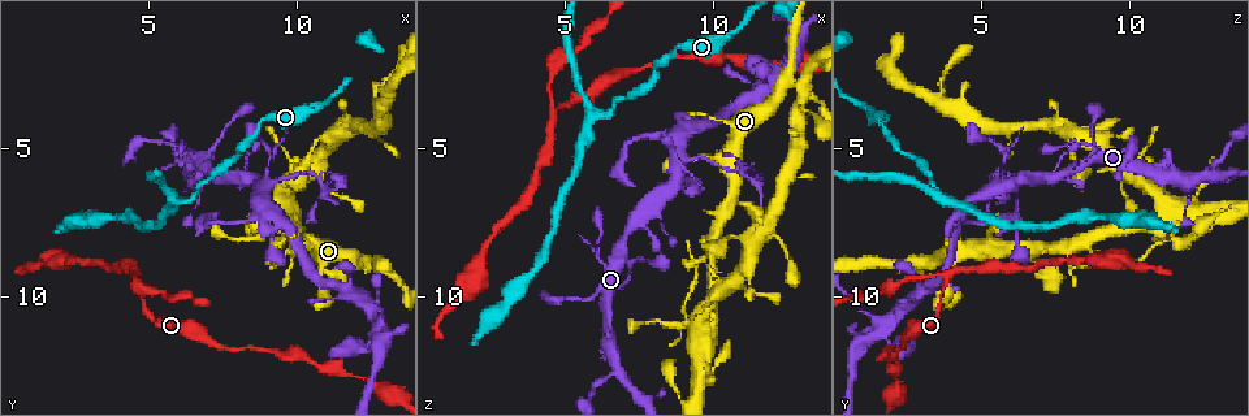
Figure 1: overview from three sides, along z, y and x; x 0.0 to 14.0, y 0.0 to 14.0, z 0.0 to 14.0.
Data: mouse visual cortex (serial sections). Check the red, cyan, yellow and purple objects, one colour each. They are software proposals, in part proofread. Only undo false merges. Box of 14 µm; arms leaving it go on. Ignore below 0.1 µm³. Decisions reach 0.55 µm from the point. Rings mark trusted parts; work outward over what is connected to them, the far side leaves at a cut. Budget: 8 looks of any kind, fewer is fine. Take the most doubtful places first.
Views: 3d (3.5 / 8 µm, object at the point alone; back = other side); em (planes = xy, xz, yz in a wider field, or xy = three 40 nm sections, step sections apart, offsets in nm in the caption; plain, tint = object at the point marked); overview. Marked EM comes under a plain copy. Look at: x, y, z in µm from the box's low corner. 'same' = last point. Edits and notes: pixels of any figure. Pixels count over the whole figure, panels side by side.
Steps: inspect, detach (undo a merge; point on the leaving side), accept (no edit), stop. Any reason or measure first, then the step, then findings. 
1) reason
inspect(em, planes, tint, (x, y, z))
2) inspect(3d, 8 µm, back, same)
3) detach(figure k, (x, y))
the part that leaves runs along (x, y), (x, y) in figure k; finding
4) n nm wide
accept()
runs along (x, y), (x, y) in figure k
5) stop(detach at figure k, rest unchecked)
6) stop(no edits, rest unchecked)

narrows sharply
inspect(3d, 3.5 µm, (9.2, 5.1, 5.7))

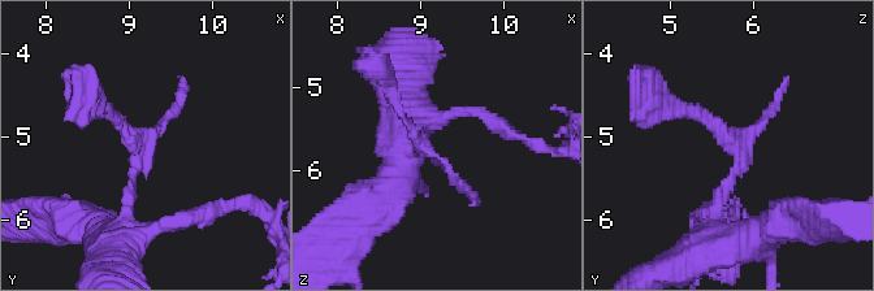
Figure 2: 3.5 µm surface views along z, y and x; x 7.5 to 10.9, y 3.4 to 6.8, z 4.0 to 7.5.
inspect(em, xy, step 2, tint, (9.10, 5.20, 5.80))

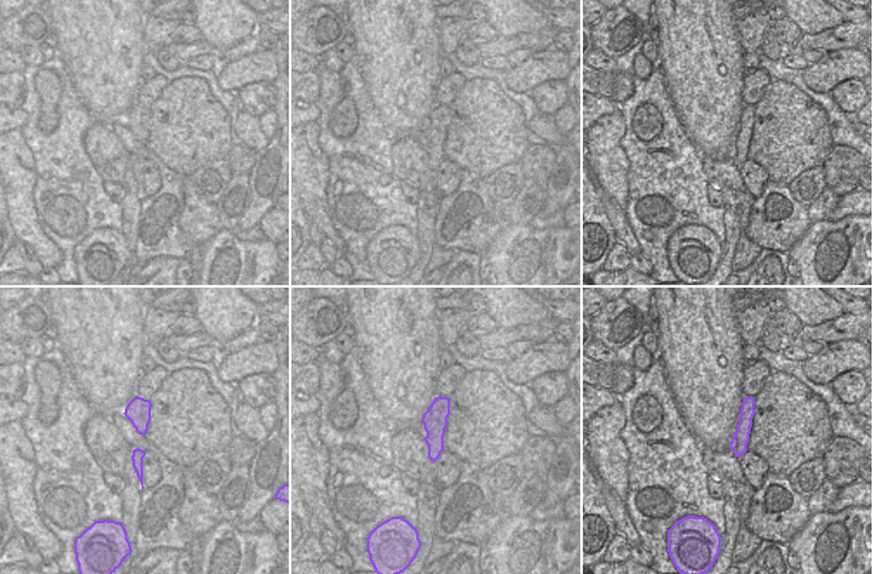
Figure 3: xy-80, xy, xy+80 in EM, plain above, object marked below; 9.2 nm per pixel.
accept()
runs along (750, 400), (738, 452) in figure 3; all the same cell

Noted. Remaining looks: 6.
sharp bend
inspect(3d, 3.5 µm, (4.6, 9.4, 3.8))

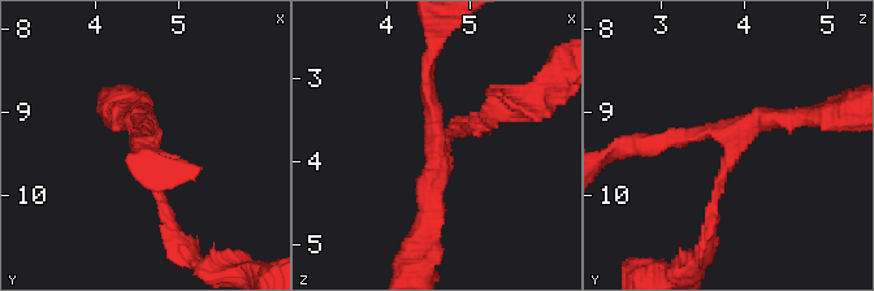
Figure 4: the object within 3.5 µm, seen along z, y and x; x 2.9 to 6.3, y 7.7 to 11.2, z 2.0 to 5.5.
need the tissue
inspect(em, xy, step 1, tint, (4.65, 9.40, 3.90))

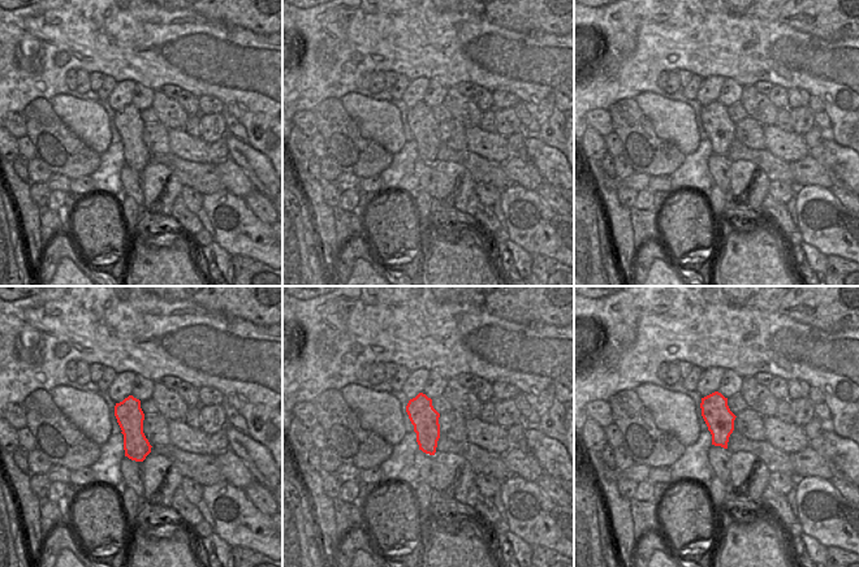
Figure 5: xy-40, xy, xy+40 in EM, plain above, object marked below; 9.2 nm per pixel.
inspect(em, xy, step 3, tint, same)

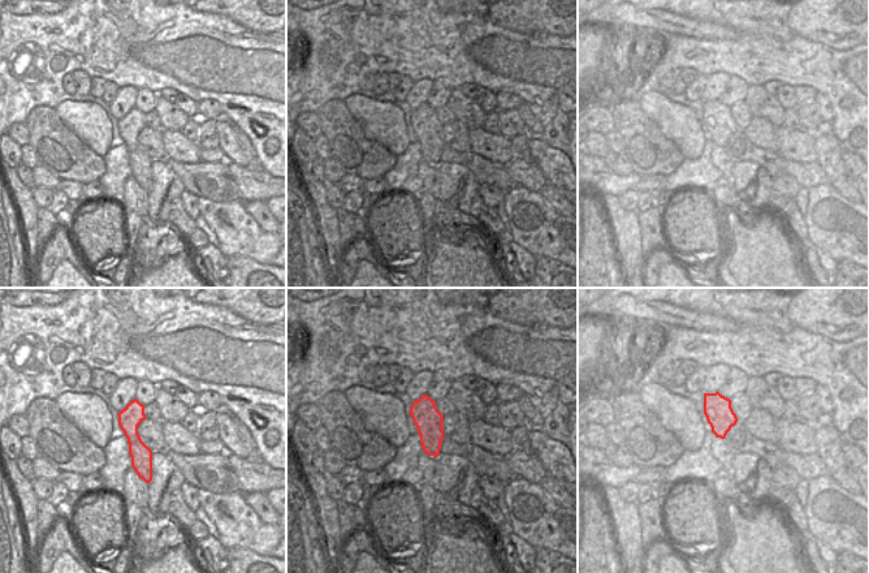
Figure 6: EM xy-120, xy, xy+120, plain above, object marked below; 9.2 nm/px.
arms of 100, 200, 250 nm
accept()
runs along (133, 404), (133, 439), (147, 478) in figure 6; one cell here

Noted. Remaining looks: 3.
a narrow waist
inspect(3d, 3.5 µm, (6.1, 6.8, 3.9))

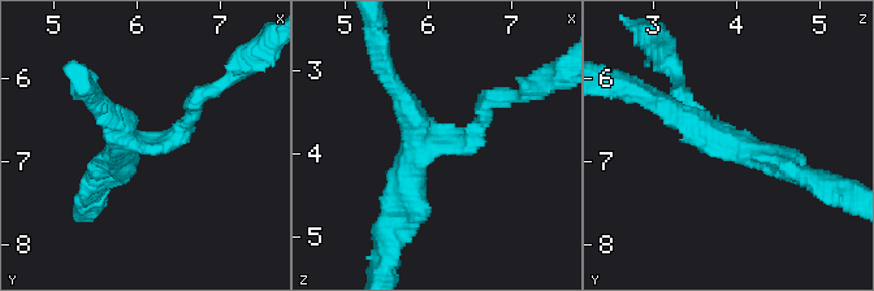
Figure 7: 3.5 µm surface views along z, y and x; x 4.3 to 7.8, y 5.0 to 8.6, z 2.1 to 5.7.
accept()
runs along (490, 99), (470, 138), (410, 159), (406, 202) in figure 7; continuous, no second cell

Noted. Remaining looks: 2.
stop(no edits, rest unchecked)

